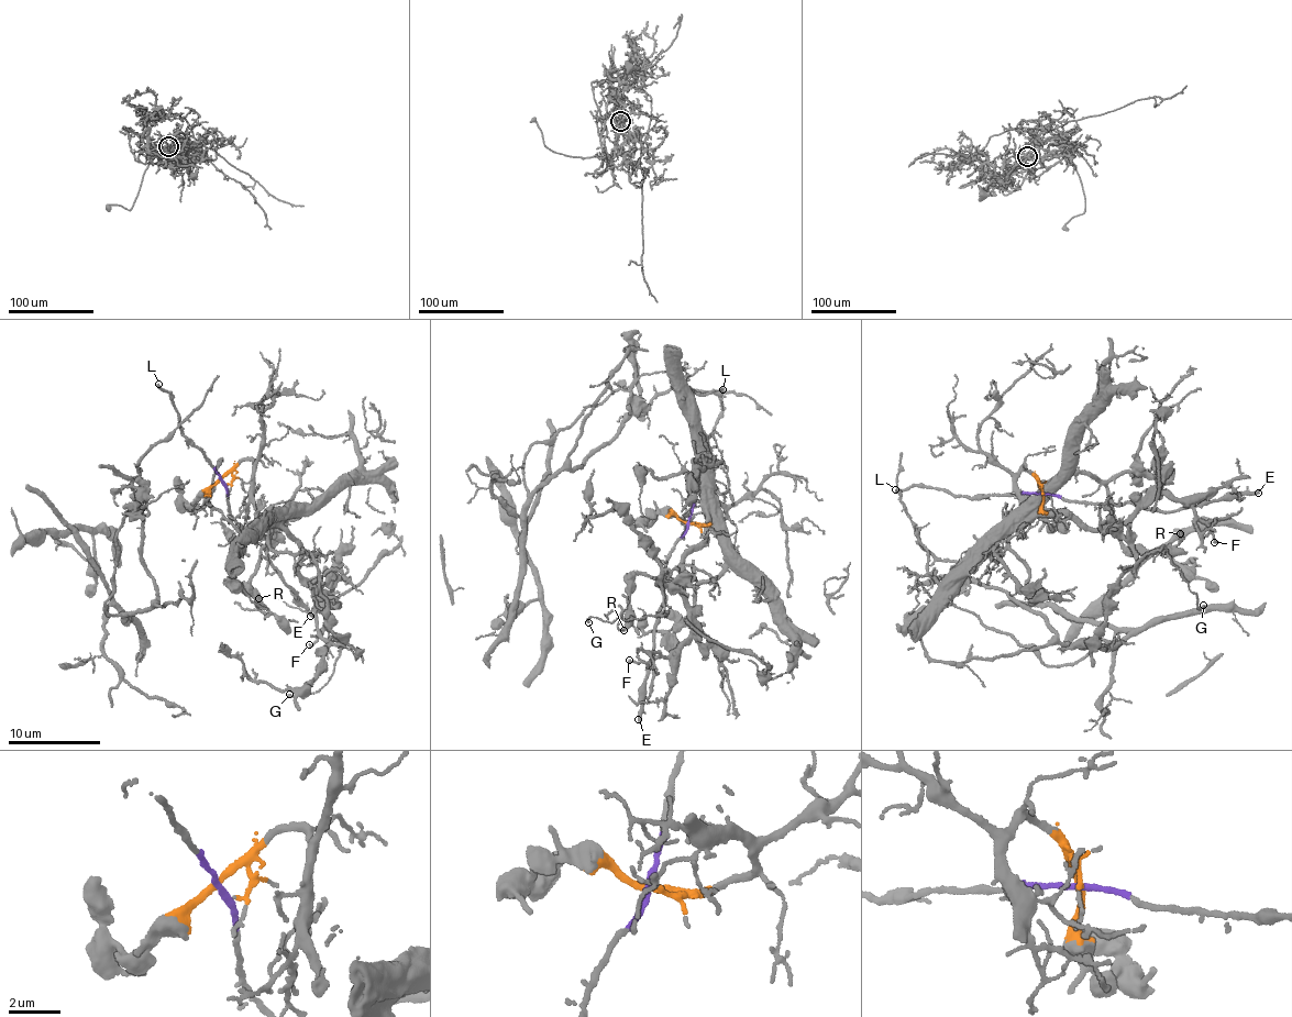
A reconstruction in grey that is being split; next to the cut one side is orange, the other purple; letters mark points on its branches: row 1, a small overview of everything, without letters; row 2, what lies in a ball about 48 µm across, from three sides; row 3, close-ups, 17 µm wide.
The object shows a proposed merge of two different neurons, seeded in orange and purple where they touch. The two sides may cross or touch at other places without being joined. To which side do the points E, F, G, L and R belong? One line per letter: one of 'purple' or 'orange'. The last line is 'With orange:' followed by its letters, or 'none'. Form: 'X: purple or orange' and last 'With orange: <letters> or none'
E: purple
F: orange
G: orange
L: purple
R: orange
With orange: F, G, R

